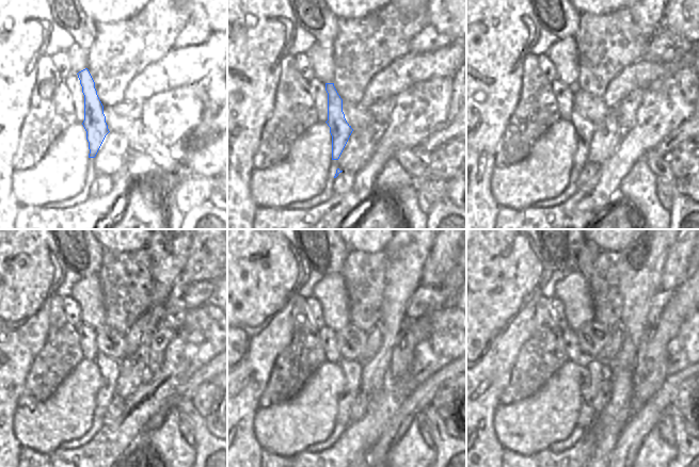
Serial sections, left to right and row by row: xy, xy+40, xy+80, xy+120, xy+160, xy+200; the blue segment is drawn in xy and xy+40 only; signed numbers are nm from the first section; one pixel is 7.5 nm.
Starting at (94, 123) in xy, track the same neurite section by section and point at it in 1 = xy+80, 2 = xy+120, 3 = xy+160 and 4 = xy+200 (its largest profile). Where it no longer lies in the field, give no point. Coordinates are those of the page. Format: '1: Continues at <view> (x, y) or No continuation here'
1: Continues at xy+80 (585, 129)
2: Continues at xy+120 (110, 369)
3: Continues at xy+160 (352, 369)
4: Continues at xy+200 (587, 416).

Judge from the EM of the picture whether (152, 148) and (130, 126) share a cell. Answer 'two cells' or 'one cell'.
one cell

